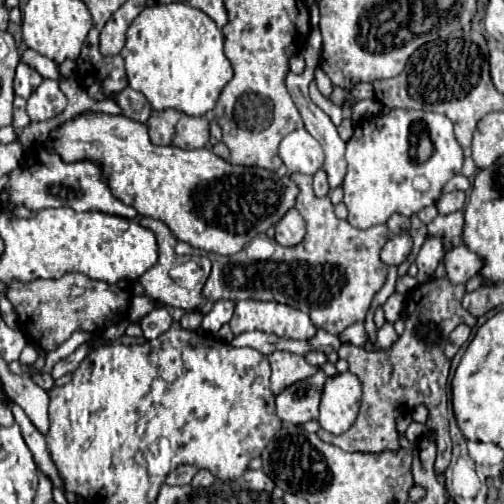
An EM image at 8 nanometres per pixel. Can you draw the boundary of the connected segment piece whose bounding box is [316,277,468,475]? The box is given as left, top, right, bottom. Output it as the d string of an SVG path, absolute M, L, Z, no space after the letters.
M434 279L430 283L418 285L406 303L404 311L404 323L406 329L398 337L396 343L392 343L388 349L378 351L366 351L364 347L356 347L352 343L344 343L338 349L338 357L346 359L350 365L350 371L360 379L362 383L362 401L360 411L354 421L354 425L342 433L332 435L324 429L318 429L318 437L326 443L332 443L344 451L384 451L384 449L399 449L399 434L396 429L396 417L406 415L416 405L428 407L428 429L436 431L436 463L434 471L436 475L442 475L450 463L450 435L448 435L448 395L446 395L446 383L448 383L448 369L450 361L444 355L444 343L448 341L450 331L454 331L460 323L468 323L468 311L462 307L464 297L464 285L448 283L448 279Z

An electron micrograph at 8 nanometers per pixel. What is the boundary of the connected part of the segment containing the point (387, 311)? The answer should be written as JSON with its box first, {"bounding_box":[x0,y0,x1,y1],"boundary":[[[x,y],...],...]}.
{"bounding_box":[384,292,405,323],"boundary":[[[395,292],[390,297],[388,297],[388,301],[384,303],[384,315],[386,315],[386,321],[390,321],[390,323],[394,323],[396,319],[400,319],[401,315],[405,309],[405,296]]]}

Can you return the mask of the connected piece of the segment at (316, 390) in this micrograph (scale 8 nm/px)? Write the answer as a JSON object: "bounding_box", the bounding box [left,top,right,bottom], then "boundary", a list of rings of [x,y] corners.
{"bounding_box":[276,371,324,423],"boundary":[[[318,371],[314,377],[298,381],[286,387],[280,395],[276,395],[276,413],[286,423],[306,423],[310,419],[318,419],[320,405],[320,387],[324,385],[324,371]]]}

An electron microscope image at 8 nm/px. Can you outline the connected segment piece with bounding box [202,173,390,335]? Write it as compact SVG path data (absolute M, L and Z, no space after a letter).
M292 173L290 179L300 189L300 193L296 197L296 209L306 219L306 237L304 237L304 241L294 245L294 247L276 245L274 255L266 263L258 263L258 267L254 267L254 263L246 257L244 251L240 251L236 255L228 255L228 257L208 253L208 257L212 261L212 273L210 273L208 281L204 283L202 297L210 299L210 301L256 299L256 301L276 301L276 303L284 303L284 305L290 305L290 307L296 307L296 309L306 307L312 323L316 325L316 329L324 329L332 335L340 335L352 323L364 321L372 297L382 289L382 285L386 281L386 265L380 261L378 255L380 255L380 249L384 247L384 243L388 241L390 231L388 231L386 225L374 225L374 227L364 229L364 231L352 227L348 221L342 221L334 215L334 205L332 205L328 195L326 197L316 197L314 195L310 175Z

